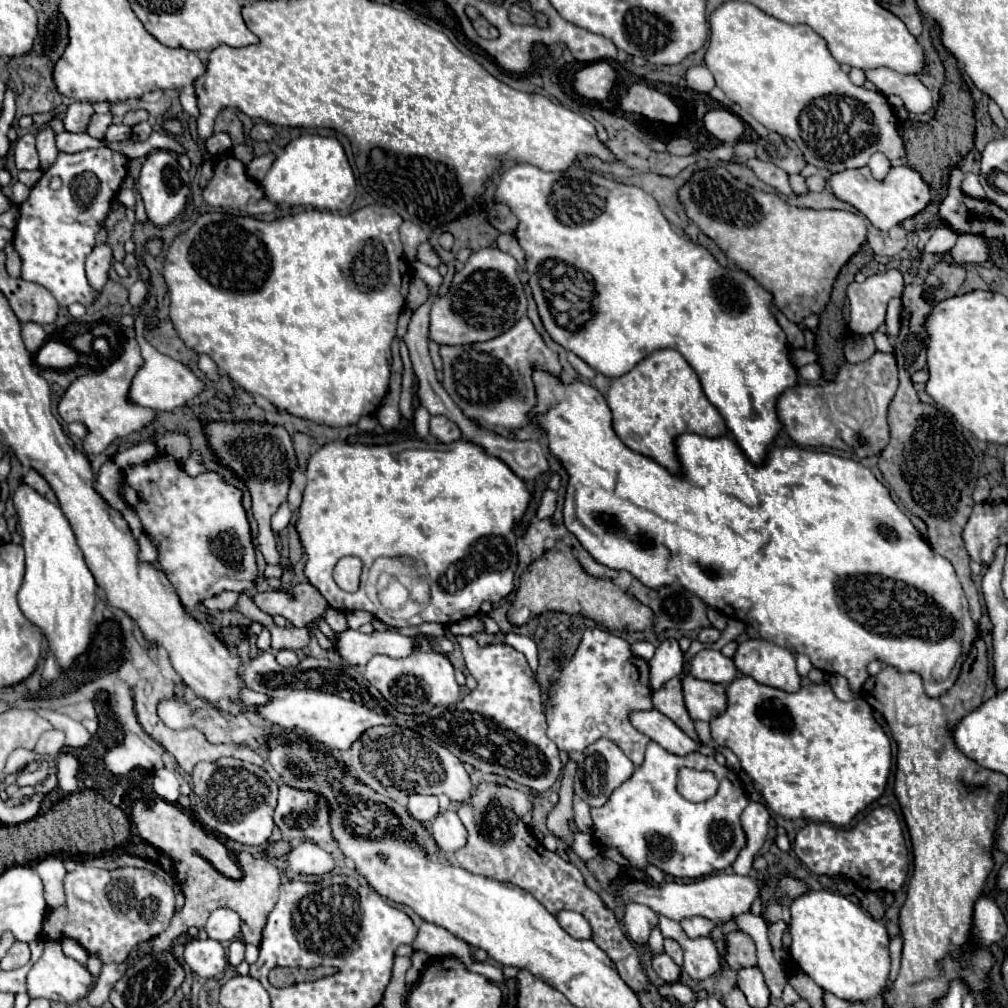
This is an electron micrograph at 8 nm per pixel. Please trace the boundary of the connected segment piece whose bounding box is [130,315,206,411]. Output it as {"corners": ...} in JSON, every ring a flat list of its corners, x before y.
{"corners":[[136,317,136,335,144,357,144,367,136,373,132,387,130,387,130,401,142,407,150,407,156,411,172,411,176,407,184,407,188,401,192,401,196,395,200,395,206,389,206,383,196,377,184,363,158,353,146,339,144,339,144,317]]}

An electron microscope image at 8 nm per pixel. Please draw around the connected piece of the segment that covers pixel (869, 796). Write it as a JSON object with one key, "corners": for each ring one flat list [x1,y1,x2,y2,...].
{"corners":[[746,675,732,681,726,695,728,709,710,723,712,739,736,753,742,769,752,777,768,809,776,815,846,827,860,811,882,797,892,767,890,739,876,723,872,707,864,697,844,703,832,693,828,683,812,683,796,693,786,693,760,685]]}

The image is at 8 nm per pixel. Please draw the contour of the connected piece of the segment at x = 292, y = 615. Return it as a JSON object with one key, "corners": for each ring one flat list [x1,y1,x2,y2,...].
{"corners":[[298,583,292,593,266,591,254,597,254,603,268,615,282,615,292,625,304,627,306,623,322,617,328,609,328,601,312,583]]}

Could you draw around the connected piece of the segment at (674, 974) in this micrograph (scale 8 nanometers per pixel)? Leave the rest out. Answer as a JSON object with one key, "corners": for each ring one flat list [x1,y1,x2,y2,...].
{"corners":[[666,953,652,957,652,969,664,983,674,983,680,977,680,967]]}

